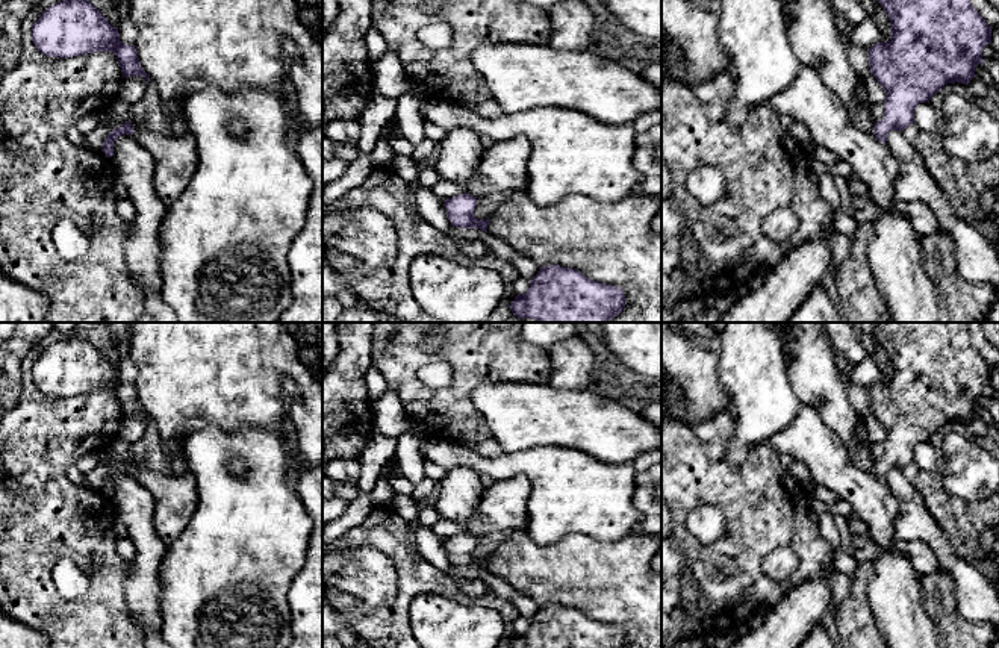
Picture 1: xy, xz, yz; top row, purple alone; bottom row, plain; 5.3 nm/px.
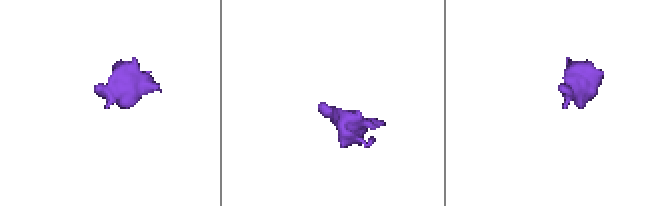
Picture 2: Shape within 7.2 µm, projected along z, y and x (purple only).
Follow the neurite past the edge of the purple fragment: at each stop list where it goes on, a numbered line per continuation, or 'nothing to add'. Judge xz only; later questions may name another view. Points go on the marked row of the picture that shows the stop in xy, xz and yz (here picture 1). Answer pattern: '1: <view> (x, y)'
nothing to add

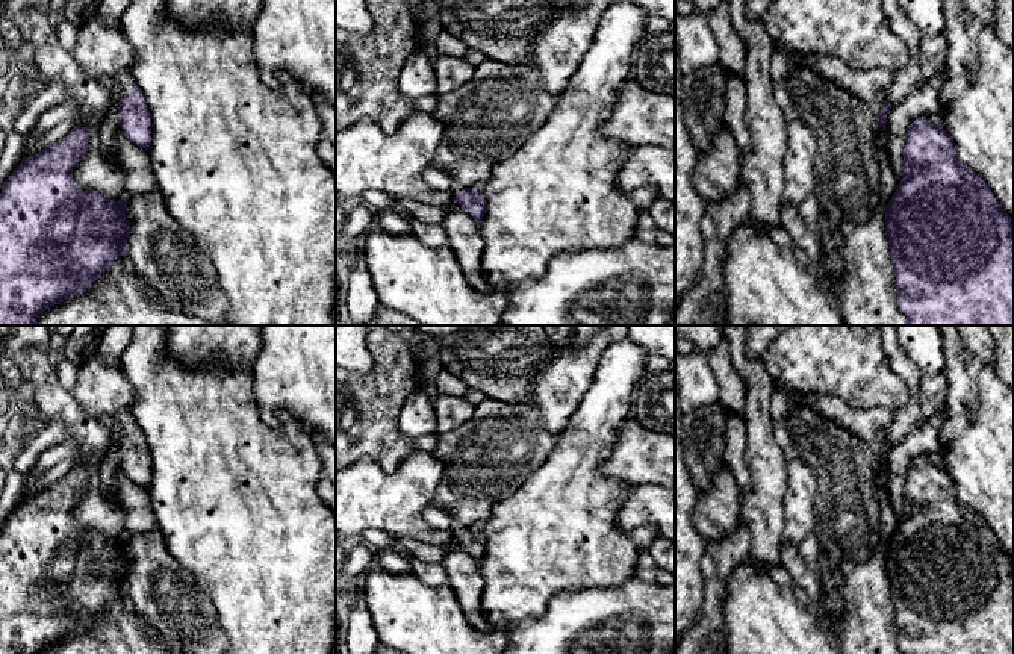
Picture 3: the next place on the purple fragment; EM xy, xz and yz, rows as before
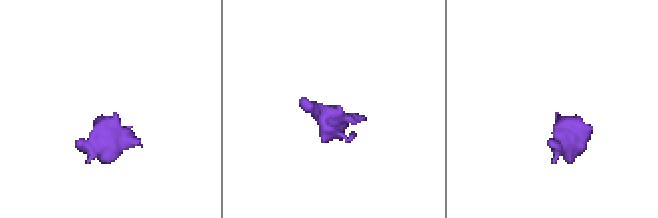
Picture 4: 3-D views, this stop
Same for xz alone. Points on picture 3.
1: xz (435, 176)

